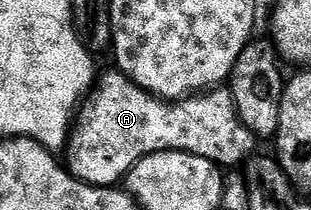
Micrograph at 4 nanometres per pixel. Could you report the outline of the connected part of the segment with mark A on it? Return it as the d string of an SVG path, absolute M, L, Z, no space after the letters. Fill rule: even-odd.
M112 73L96 79L67 139L67 169L80 182L116 187L136 162L160 150L182 150L210 158L222 168L240 167L257 150L258 139L241 123L228 89L172 102L154 98L123 73Z

